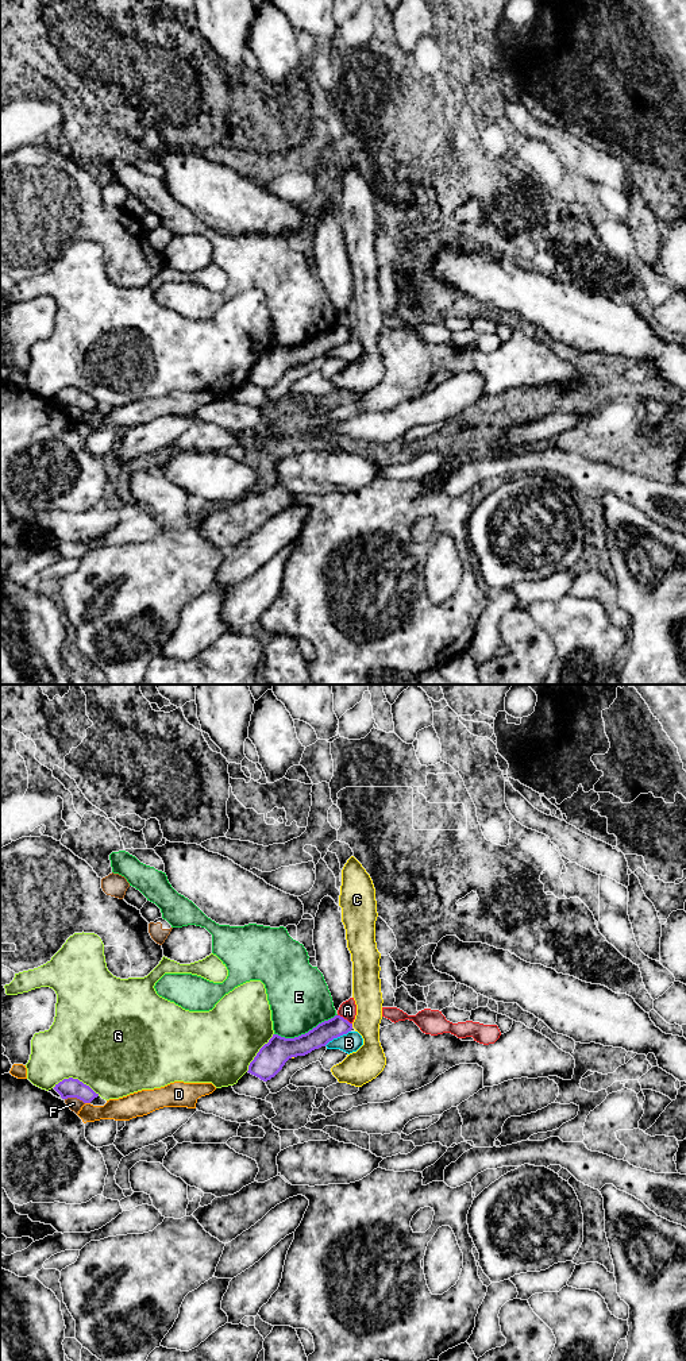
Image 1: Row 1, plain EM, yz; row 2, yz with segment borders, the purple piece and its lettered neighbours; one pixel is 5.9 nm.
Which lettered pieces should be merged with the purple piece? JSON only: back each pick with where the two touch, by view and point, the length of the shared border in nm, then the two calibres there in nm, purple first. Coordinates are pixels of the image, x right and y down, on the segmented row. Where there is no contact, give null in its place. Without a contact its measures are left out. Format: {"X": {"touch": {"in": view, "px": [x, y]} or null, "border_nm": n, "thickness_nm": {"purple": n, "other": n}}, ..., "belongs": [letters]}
{"belongs": []}

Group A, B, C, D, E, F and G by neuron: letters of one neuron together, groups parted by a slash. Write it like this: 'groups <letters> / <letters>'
groups A / B / C / D / E / F / G

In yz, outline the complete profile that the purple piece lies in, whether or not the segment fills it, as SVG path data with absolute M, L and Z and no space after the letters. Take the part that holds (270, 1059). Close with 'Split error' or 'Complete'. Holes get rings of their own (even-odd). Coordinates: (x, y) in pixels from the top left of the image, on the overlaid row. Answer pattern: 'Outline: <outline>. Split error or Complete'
Outline: M340 1015L319 1023L305 1034L294 1038L285 1038L273 1034L265 1044L254 1060L248 1065L248 1073L259 1077L263 1082L274 1077L285 1065L285 1063L297 1056L305 1056L315 1049L325 1046L334 1038L351 1032L352 1023Z. Complete

